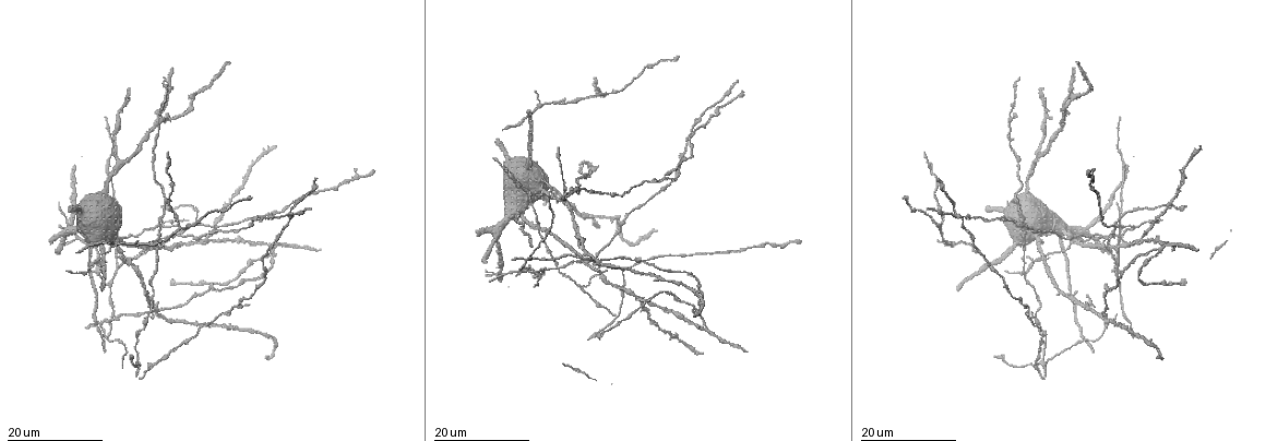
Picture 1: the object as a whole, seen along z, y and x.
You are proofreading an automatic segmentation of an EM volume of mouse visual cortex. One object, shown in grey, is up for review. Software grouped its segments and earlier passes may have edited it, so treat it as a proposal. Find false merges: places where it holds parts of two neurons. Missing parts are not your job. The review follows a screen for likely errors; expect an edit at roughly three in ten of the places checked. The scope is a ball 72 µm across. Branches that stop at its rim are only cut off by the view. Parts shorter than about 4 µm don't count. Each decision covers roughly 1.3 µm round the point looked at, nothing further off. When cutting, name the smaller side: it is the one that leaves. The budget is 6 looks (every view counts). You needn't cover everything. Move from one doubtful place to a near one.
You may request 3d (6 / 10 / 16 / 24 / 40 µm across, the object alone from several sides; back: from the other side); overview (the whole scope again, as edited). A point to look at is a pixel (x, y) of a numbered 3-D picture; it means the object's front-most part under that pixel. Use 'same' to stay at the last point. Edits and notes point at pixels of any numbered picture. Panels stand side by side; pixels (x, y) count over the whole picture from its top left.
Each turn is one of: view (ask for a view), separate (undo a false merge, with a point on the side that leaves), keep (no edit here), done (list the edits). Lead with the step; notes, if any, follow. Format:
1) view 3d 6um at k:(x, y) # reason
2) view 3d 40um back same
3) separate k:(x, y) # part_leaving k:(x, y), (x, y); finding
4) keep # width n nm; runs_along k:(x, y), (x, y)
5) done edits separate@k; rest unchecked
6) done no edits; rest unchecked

view 3d 16um at 1:(1117, 223) # small branch off a trunk

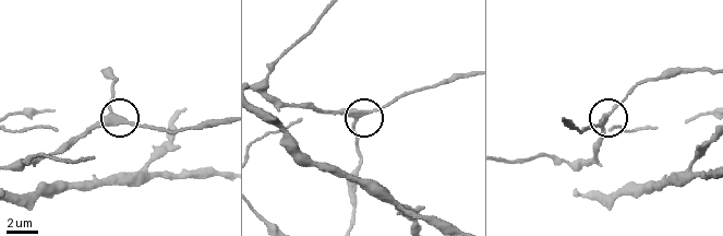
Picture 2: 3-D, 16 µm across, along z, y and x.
view 3d 6um at 2:(357, 117)

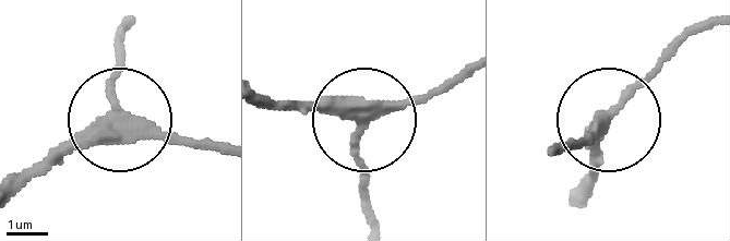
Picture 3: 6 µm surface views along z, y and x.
keep # runs_along 3:(261, 96), (355, 109), (364, 220); all the same neuron

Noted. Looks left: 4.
view 3d 16um at 1:(582, 288) # small branch off a trunk

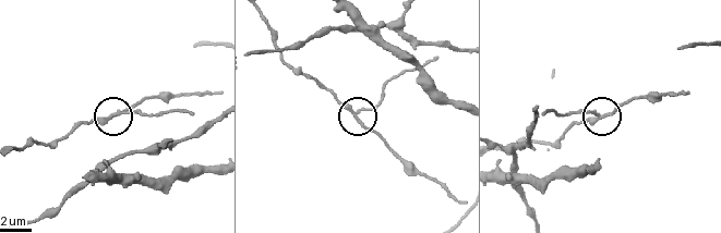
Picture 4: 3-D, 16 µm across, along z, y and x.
view 3d 6um at 4:(114, 115)

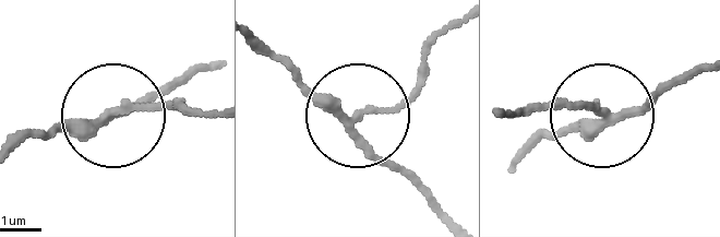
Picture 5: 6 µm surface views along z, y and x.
view 3d 6um back at 5:(360, 120) # other side

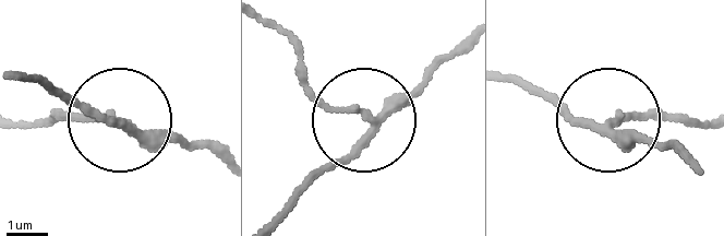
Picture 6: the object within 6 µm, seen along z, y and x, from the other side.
keep # one neuron here

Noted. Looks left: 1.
done no edits; rest unchecked

